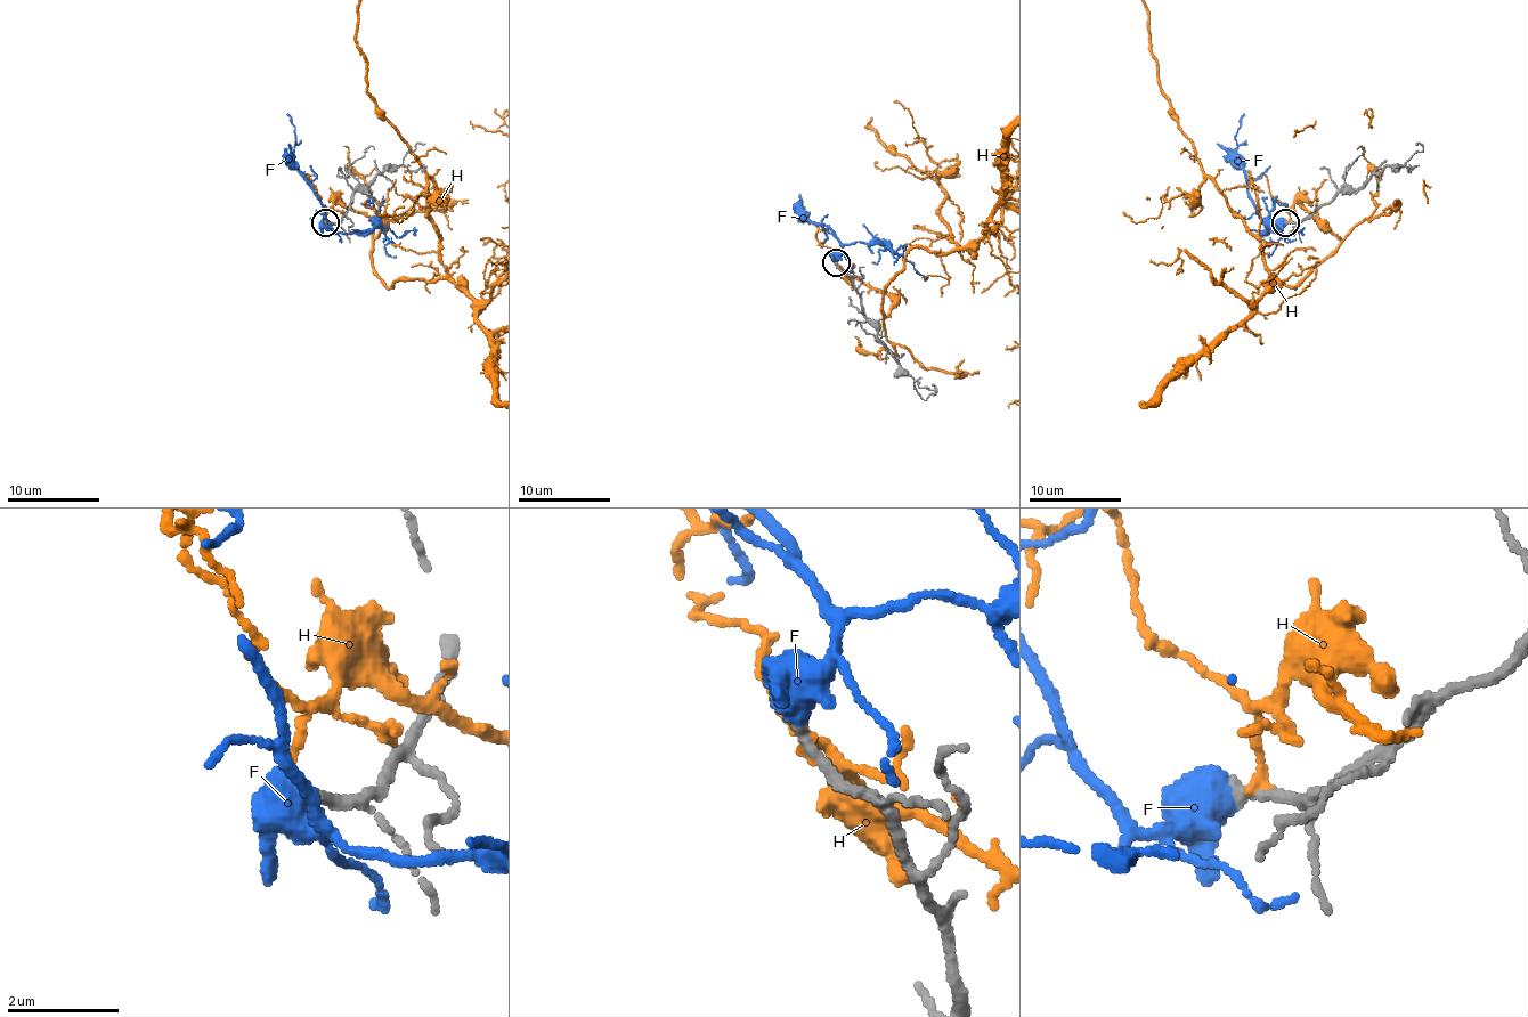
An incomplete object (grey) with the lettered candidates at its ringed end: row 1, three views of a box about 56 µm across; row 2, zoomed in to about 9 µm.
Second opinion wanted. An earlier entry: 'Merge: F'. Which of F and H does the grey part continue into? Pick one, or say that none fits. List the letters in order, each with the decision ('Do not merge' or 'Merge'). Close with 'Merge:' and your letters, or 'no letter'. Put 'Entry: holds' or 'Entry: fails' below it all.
F: Merge
H: Do not merge
Merge: F
Entry: holds

